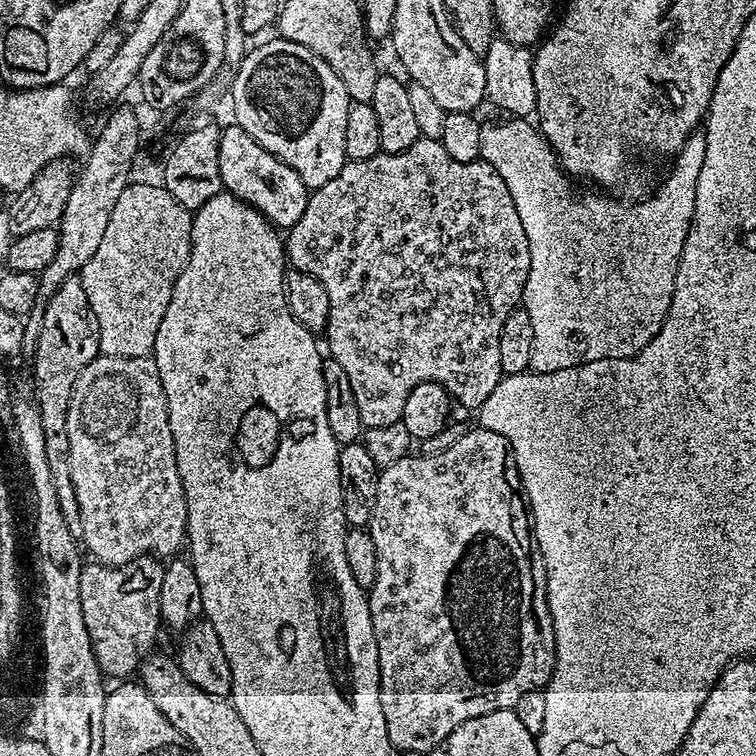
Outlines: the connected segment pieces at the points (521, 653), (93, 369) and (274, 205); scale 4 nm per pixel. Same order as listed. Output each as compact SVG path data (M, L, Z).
M479 426L466 430L457 442L440 453L409 454L383 469L376 478L374 510L367 522L370 538L374 538L374 551L378 554L378 568L371 588L367 589L370 622L374 626L374 638L378 646L378 670L380 671L380 701L382 714L386 714L386 734L401 753L431 753L462 722L490 714L494 710L515 709L522 694L530 690L543 690L552 677L556 661L554 630L548 613L544 563L534 551L534 529L528 507L528 498L520 485L520 475L512 447L502 434Z
M99 355L96 356L88 365L86 370L82 370L82 374L78 374L78 378L74 382L74 390L70 394L70 402L66 410L66 426L64 427L63 439L68 440L68 480L72 483L72 492L76 495L76 508L80 511L80 528L78 524L78 532L82 537L82 544L85 549L92 551L91 559L101 564L107 564L110 568L116 568L120 564L128 564L132 560L138 559L140 556L149 554L157 558L172 558L177 555L179 548L183 549L186 544L188 535L188 511L186 510L186 494L182 490L182 478L178 474L178 466L176 465L176 447L174 446L174 434L170 434L170 416L166 410L166 396L162 390L162 382L158 378L158 366L155 359L151 355L144 357L110 357Z
M229 122L220 129L218 170L223 191L246 202L251 208L257 208L277 229L290 229L298 218L302 218L310 195L309 188L294 170L290 170L290 166L286 166L286 162L258 146L258 142L254 142L240 124Z

